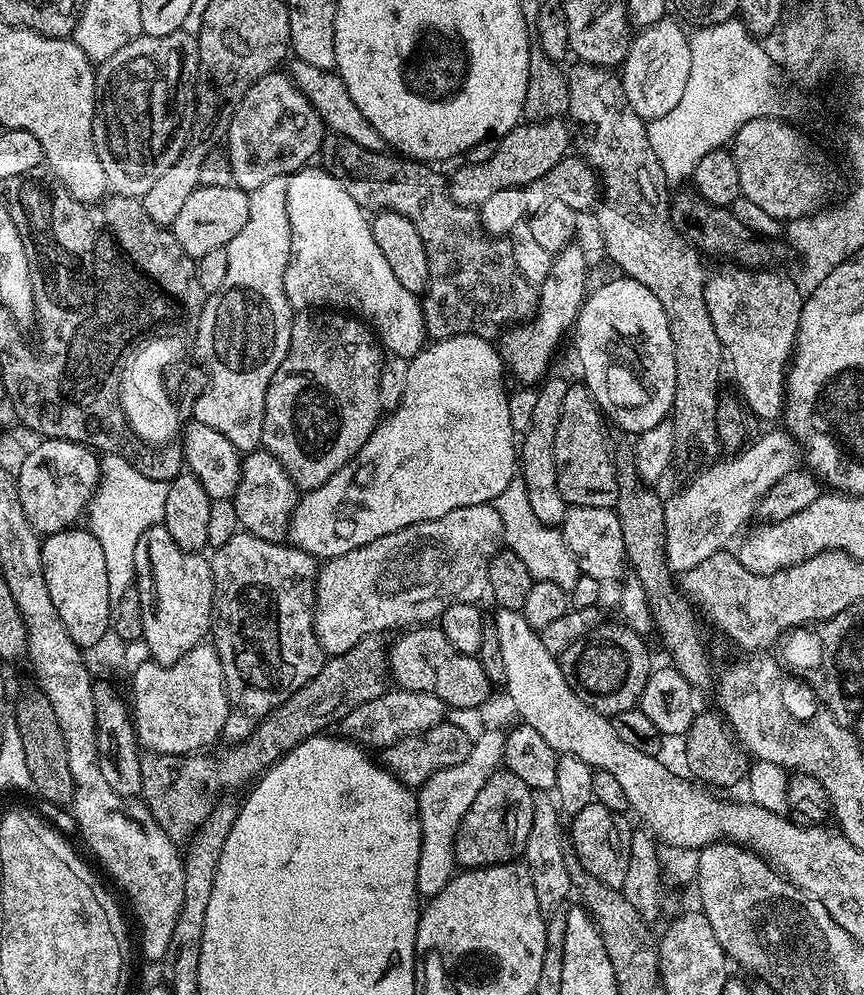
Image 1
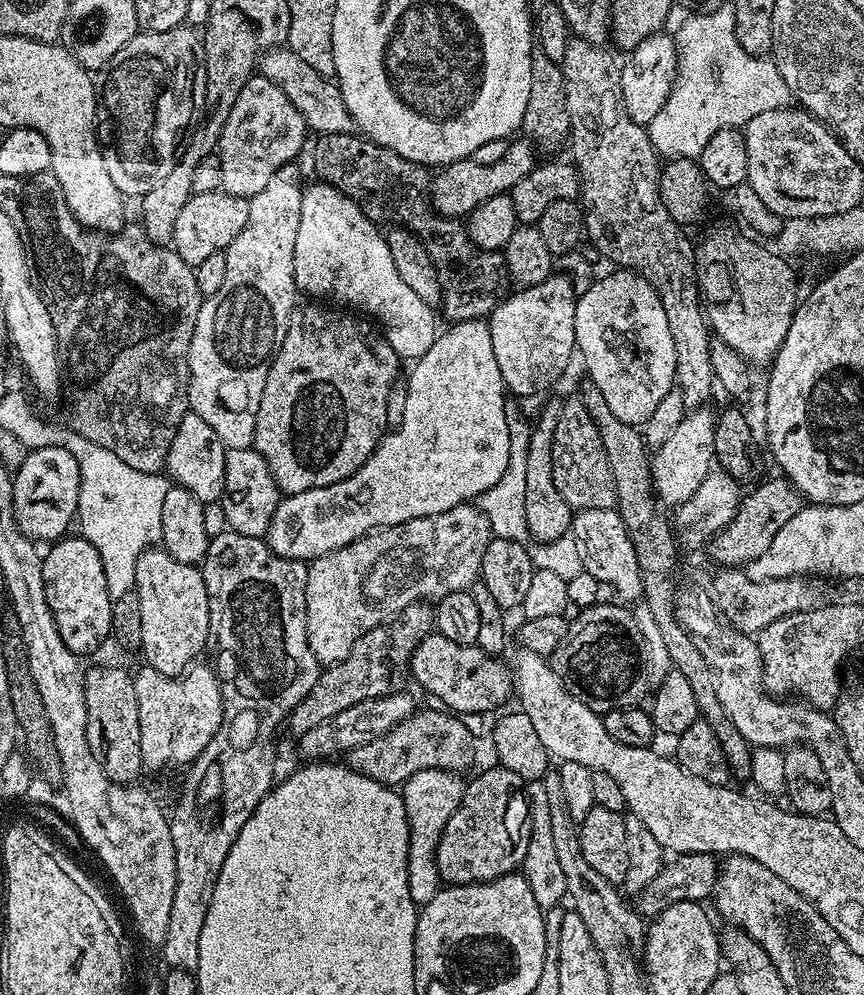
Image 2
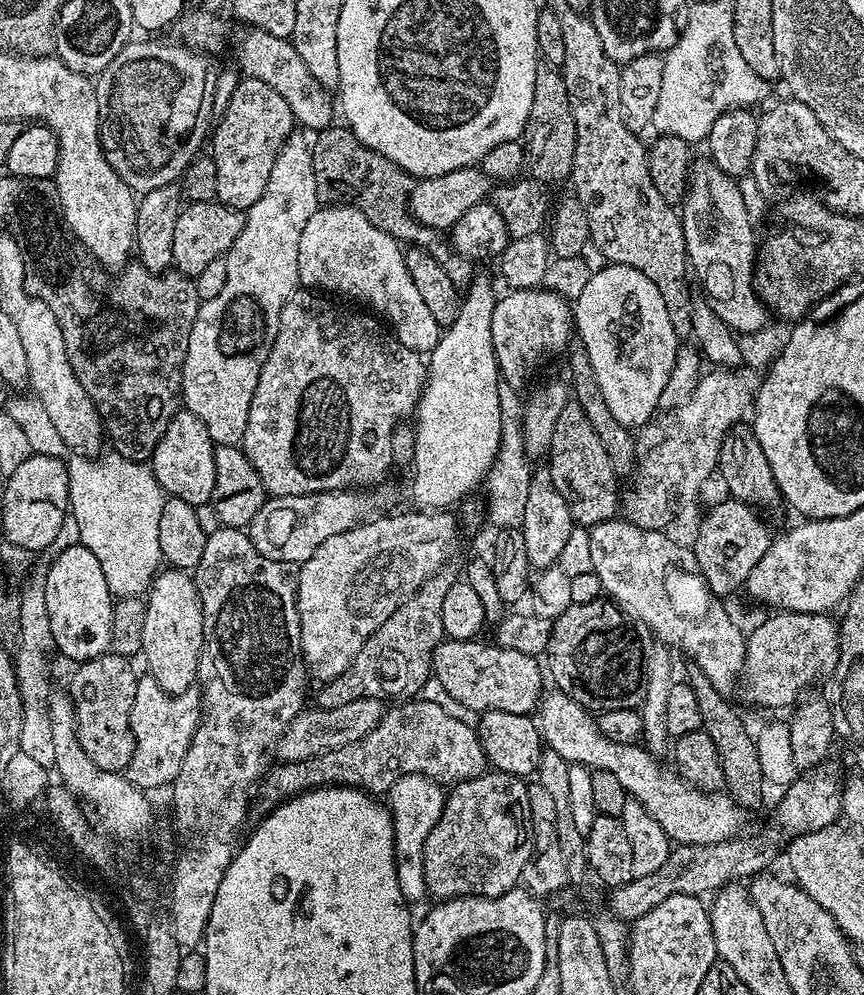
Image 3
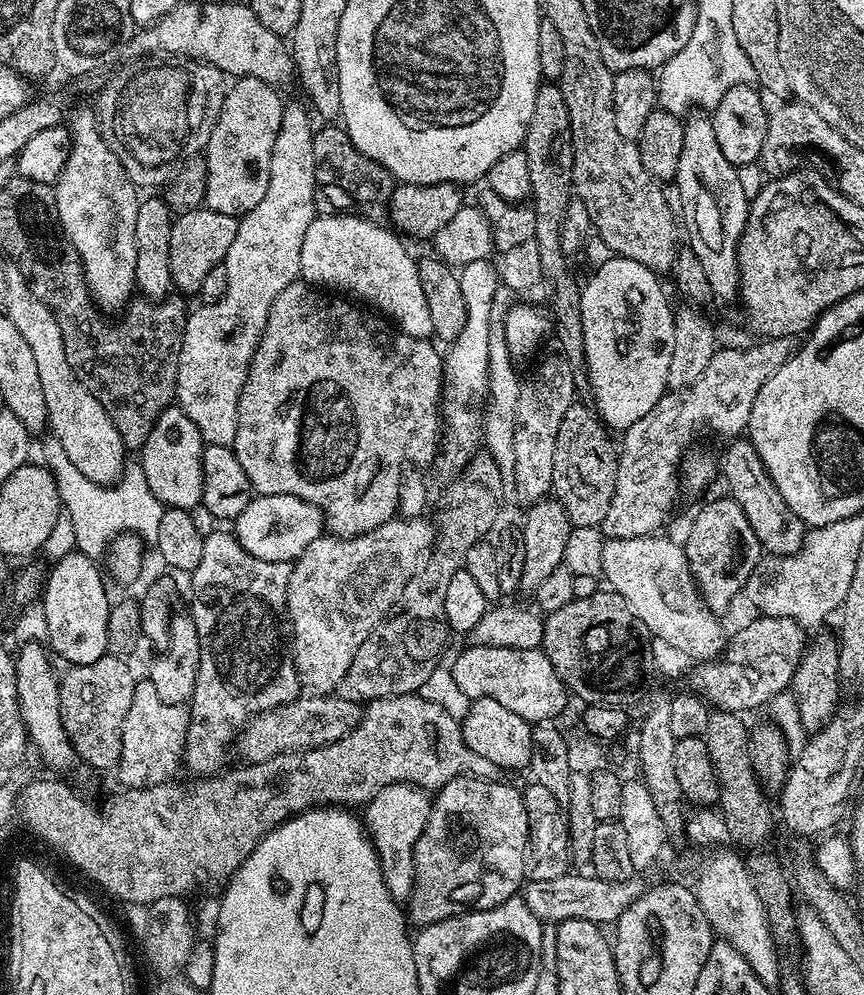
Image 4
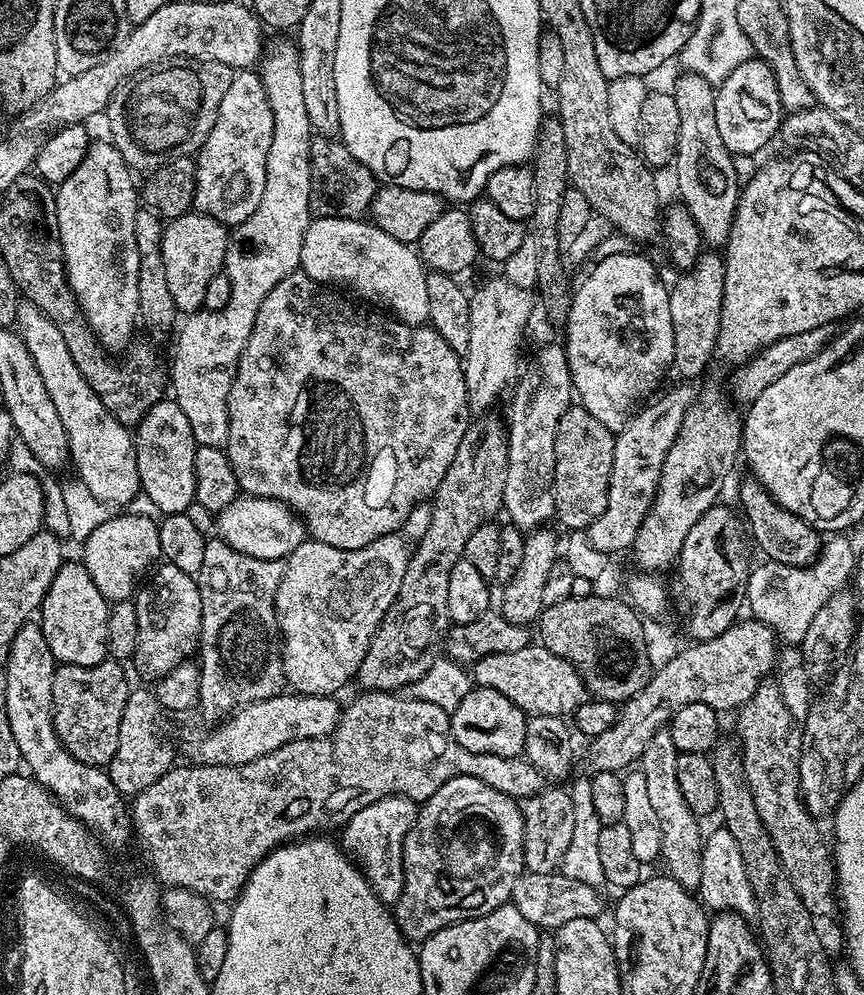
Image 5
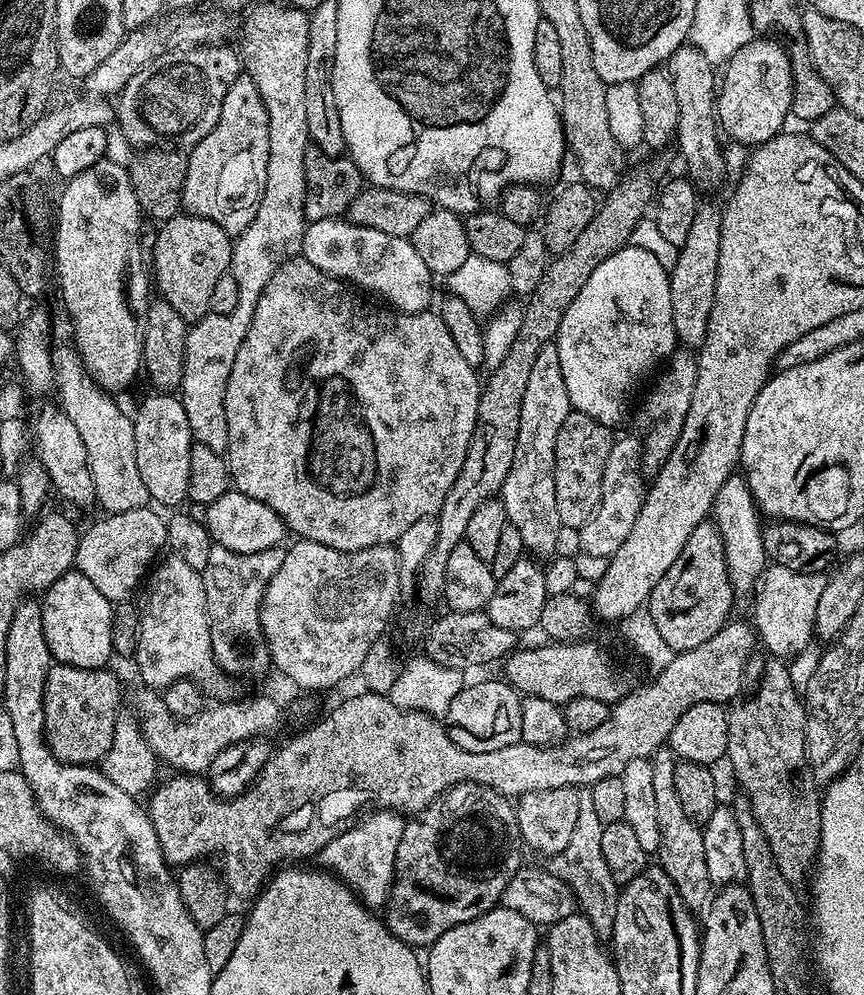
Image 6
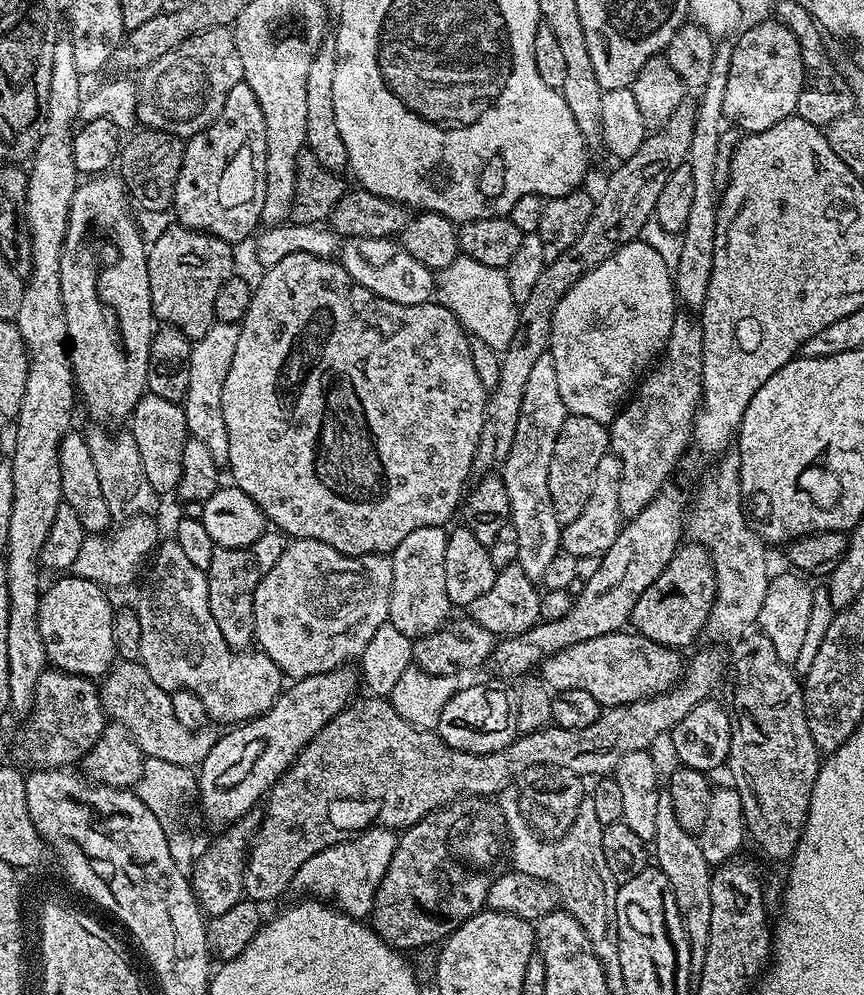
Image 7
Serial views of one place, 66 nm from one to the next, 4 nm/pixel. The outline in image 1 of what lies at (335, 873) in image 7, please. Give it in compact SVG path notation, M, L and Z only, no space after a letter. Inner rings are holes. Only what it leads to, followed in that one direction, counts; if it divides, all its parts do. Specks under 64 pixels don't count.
M494 726L489 727L481 737L472 741L472 752L458 766L438 770L416 792L416 805L422 826L422 846L418 854L418 886L421 897L437 896L452 880L456 862L456 835L462 818L474 806L478 790L501 767L504 759L505 733Z

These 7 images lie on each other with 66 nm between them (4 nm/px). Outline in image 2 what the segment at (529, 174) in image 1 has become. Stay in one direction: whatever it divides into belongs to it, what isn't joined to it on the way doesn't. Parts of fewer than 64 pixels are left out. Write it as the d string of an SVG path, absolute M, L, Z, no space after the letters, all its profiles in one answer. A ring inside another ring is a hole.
M527 139L515 140L509 143L506 154L490 166L482 166L469 158L441 167L437 171L440 173L437 176L435 173L430 180L430 207L439 216L467 218L475 208L482 206L482 202L486 202L486 198L511 193L512 188L518 186L518 182L522 182L522 178L526 178L526 174L530 174L538 164L537 149Z

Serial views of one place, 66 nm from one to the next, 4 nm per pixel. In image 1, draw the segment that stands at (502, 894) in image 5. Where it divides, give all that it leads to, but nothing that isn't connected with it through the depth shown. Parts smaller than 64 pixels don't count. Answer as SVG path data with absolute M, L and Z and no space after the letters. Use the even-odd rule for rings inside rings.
M497 770L478 790L474 806L462 818L456 835L456 862L461 869L485 868L495 864L516 862L524 855L526 838L530 838L532 825L531 788L518 778L518 774Z

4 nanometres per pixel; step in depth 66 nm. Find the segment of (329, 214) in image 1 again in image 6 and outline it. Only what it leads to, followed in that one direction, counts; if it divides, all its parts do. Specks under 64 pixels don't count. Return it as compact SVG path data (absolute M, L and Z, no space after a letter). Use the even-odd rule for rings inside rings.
M337 218L311 221L305 227L298 248L304 251L301 252L303 259L308 260L310 266L318 266L318 270L365 293L381 296L376 298L397 312L423 312L431 305L428 303L432 300L434 277L418 250L414 250L411 239L387 236L382 230L370 230Z

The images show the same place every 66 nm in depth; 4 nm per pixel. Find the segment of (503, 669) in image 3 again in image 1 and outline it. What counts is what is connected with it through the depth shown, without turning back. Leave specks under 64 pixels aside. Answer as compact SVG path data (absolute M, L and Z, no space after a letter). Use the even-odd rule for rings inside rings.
M416 626L388 652L388 671L405 692L432 692L449 709L479 709L494 688L476 656L459 652L436 626Z

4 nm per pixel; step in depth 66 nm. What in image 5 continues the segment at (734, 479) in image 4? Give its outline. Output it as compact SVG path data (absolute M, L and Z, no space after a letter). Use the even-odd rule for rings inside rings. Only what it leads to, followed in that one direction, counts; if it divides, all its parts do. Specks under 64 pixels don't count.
M754 478L747 479L740 484L740 506L744 510L745 517L743 516L743 519L745 520L749 537L751 538L752 536L761 552L765 555L763 557L771 563L798 566L799 568L812 564L820 555L820 550L823 548L824 540L821 533L817 529L812 528L804 519L798 518L792 511L788 511L782 507Z

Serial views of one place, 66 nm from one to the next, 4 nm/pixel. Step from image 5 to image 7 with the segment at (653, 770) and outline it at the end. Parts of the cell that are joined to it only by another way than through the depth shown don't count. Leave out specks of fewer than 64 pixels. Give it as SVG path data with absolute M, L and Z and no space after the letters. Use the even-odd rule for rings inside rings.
M667 790L661 791L657 798L658 812L655 815L654 864L666 874L670 882L670 890L674 890L674 902L678 902L678 910L684 922L687 940L690 942L691 968L698 974L704 968L706 947L710 942L711 895L713 867L703 857L699 839L691 832L682 830L674 806L670 802Z

